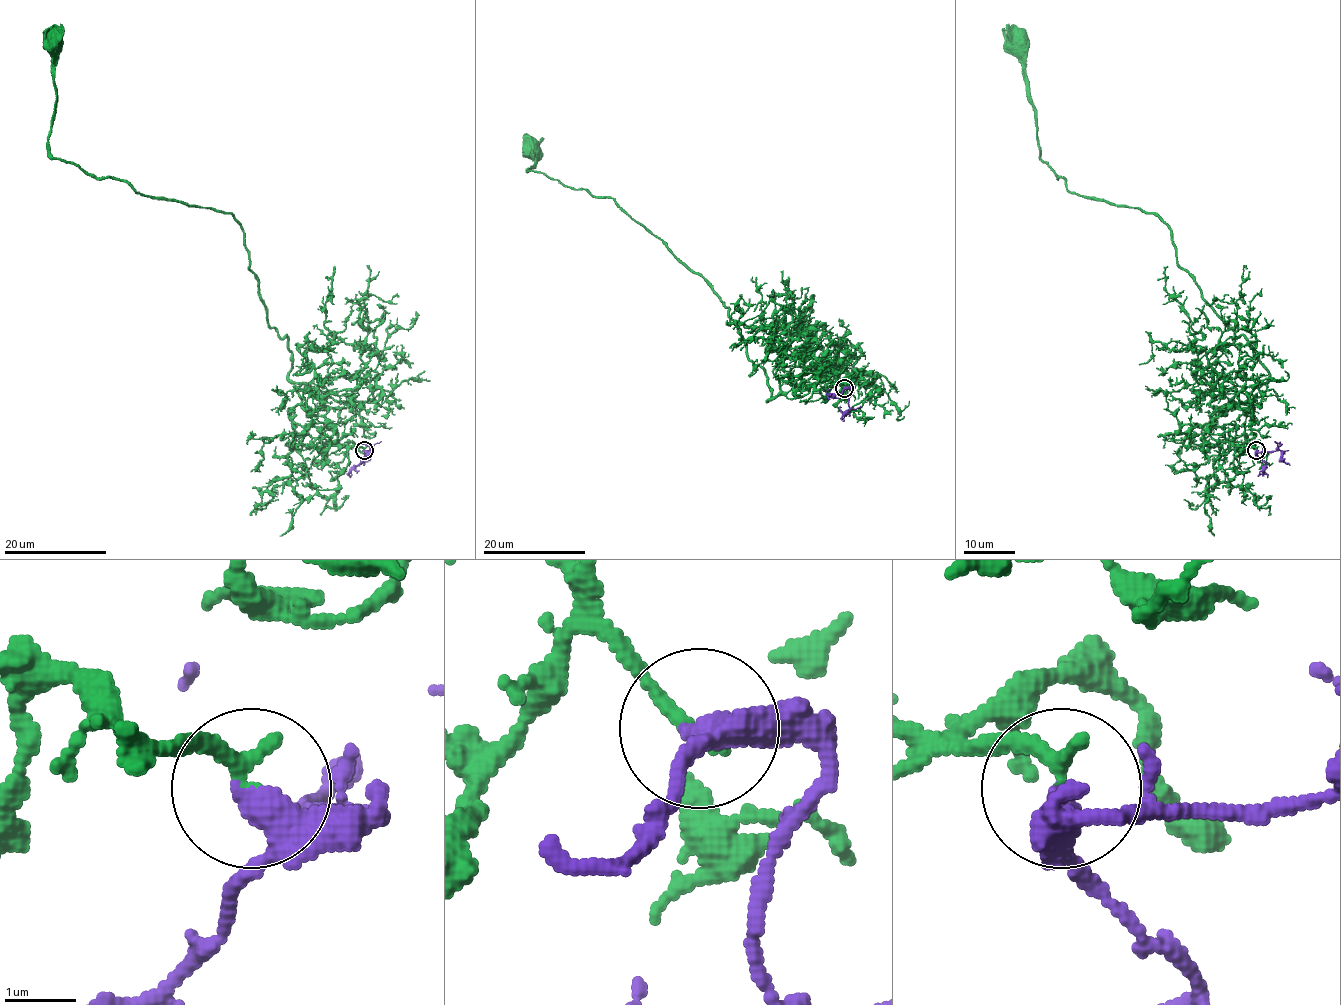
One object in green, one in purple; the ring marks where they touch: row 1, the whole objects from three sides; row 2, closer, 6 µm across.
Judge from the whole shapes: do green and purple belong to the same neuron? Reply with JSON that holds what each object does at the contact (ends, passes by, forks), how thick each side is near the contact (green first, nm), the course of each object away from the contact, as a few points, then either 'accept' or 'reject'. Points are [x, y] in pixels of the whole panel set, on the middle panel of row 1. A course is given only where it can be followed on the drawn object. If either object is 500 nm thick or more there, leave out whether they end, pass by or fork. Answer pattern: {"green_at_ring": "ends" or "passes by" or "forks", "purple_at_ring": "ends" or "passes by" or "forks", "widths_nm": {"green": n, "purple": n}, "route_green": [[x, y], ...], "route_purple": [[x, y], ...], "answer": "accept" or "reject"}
{"green_at_ring": "ends", "purple_at_ring": "passes by", "widths_nm": {"green": 240, "purple": 320}, "route_green": [[844, 388], [810, 342], [782, 362], [768, 400], [765, 371], [709, 284], [612, 198], [527, 169], [534, 148]], "route_purple": [[844, 388], [853, 390], [848, 411], [842, 417], [844, 421]], "answer": "accept"}

